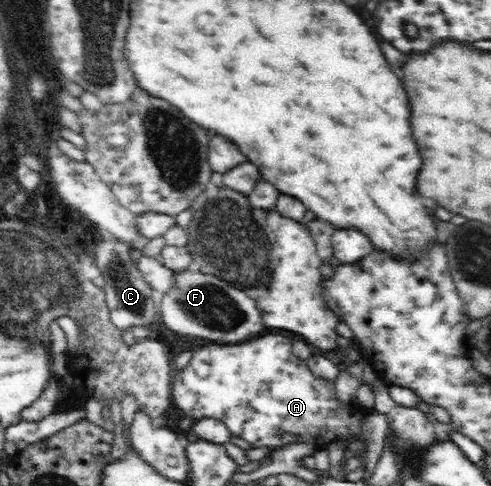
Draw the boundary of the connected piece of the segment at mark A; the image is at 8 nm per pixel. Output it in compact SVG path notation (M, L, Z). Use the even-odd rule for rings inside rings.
M265 335L261 339L247 341L247 343L241 343L241 345L207 345L207 347L201 347L201 349L197 349L193 353L193 357L185 369L177 369L175 371L174 389L172 390L173 401L175 401L176 406L181 411L185 411L187 416L195 420L215 418L222 421L227 426L227 429L230 429L233 436L241 437L243 441L251 443L253 448L283 447L283 445L289 445L289 443L311 443L314 447L321 447L321 445L335 443L335 441L349 441L349 435L359 435L361 437L361 423L365 421L363 413L359 409L355 409L355 407L347 407L347 409L339 407L334 383L322 381L322 379L315 377L306 365L306 361L293 355L291 345L293 345L293 341L289 337L283 337L283 335Z

